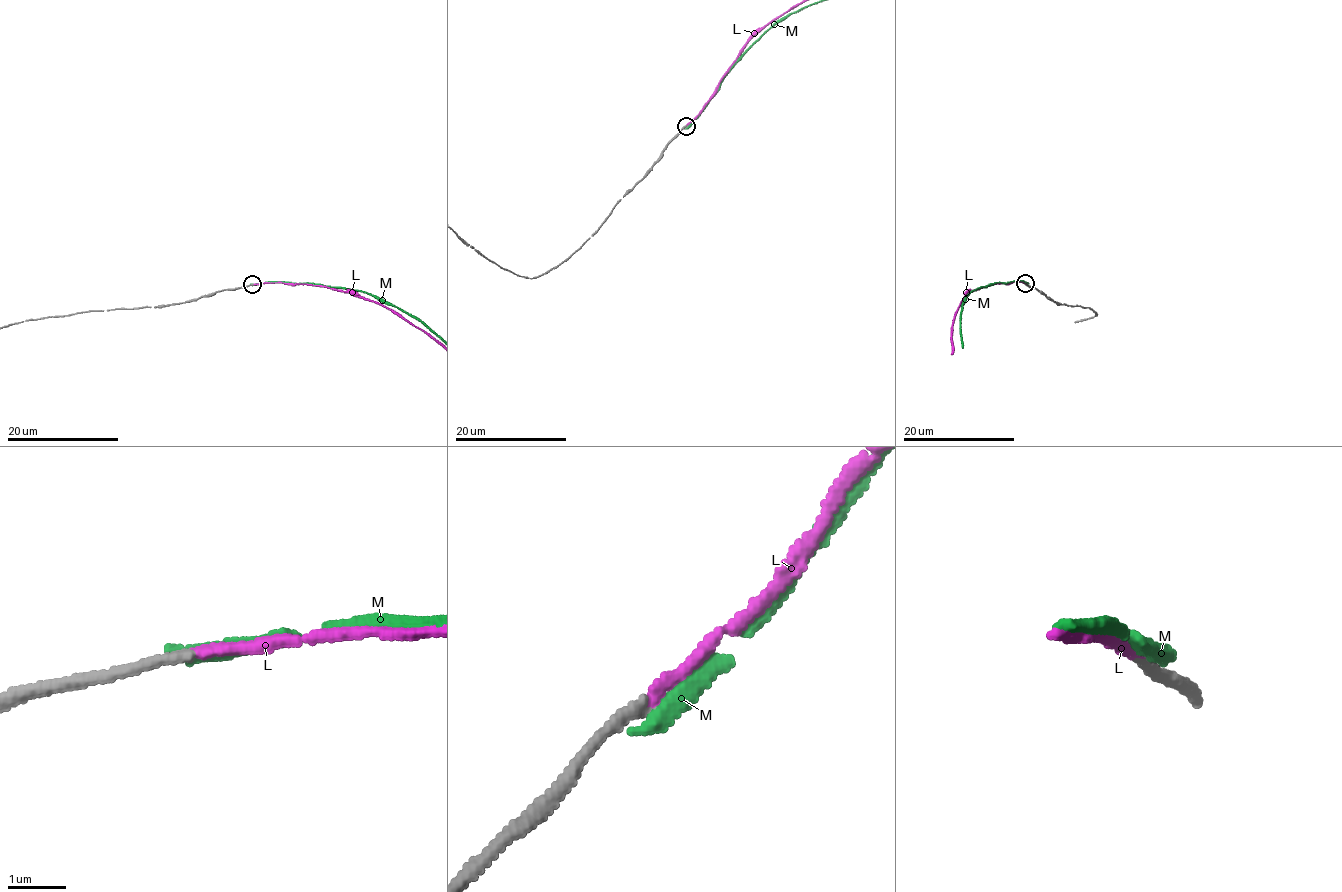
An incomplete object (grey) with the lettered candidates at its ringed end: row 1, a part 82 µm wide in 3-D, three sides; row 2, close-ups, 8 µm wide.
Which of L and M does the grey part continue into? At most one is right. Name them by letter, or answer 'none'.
L

